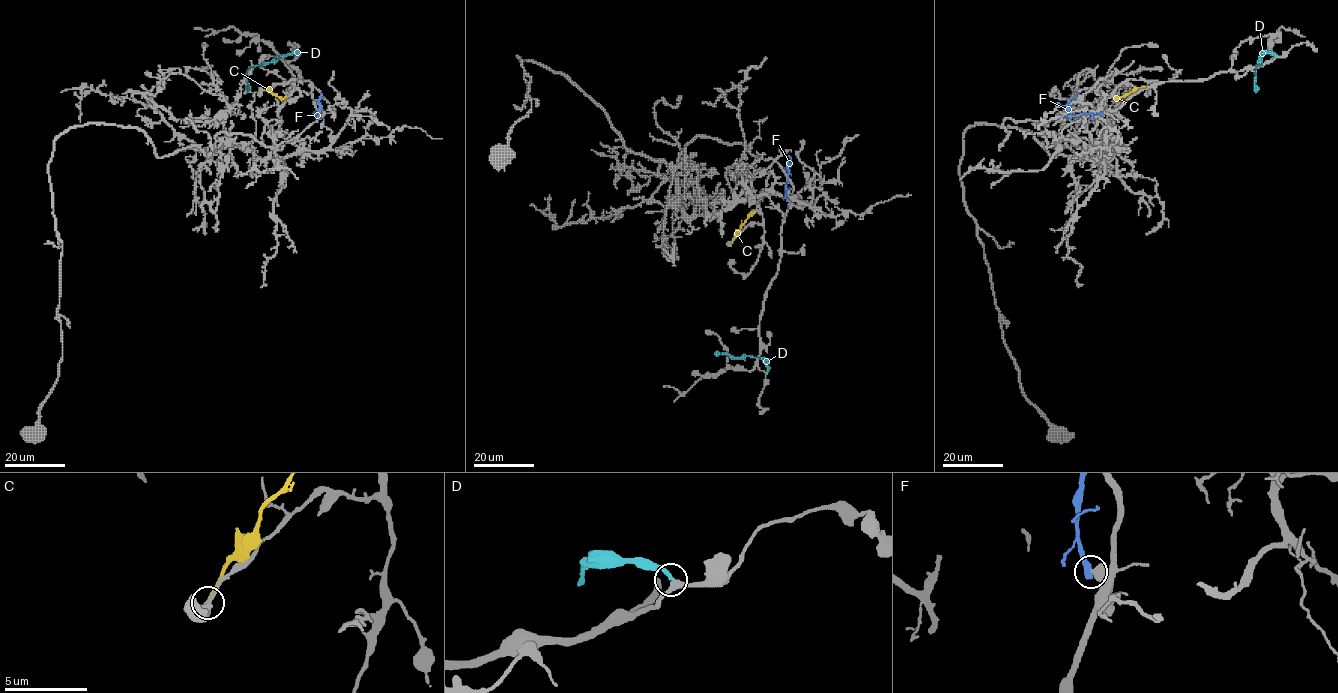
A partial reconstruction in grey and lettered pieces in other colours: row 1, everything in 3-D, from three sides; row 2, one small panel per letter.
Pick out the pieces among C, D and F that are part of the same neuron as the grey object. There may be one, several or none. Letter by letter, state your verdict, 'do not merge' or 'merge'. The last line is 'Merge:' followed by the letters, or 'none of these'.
C: do not merge
D: merge
F: do not merge
Merge: D

